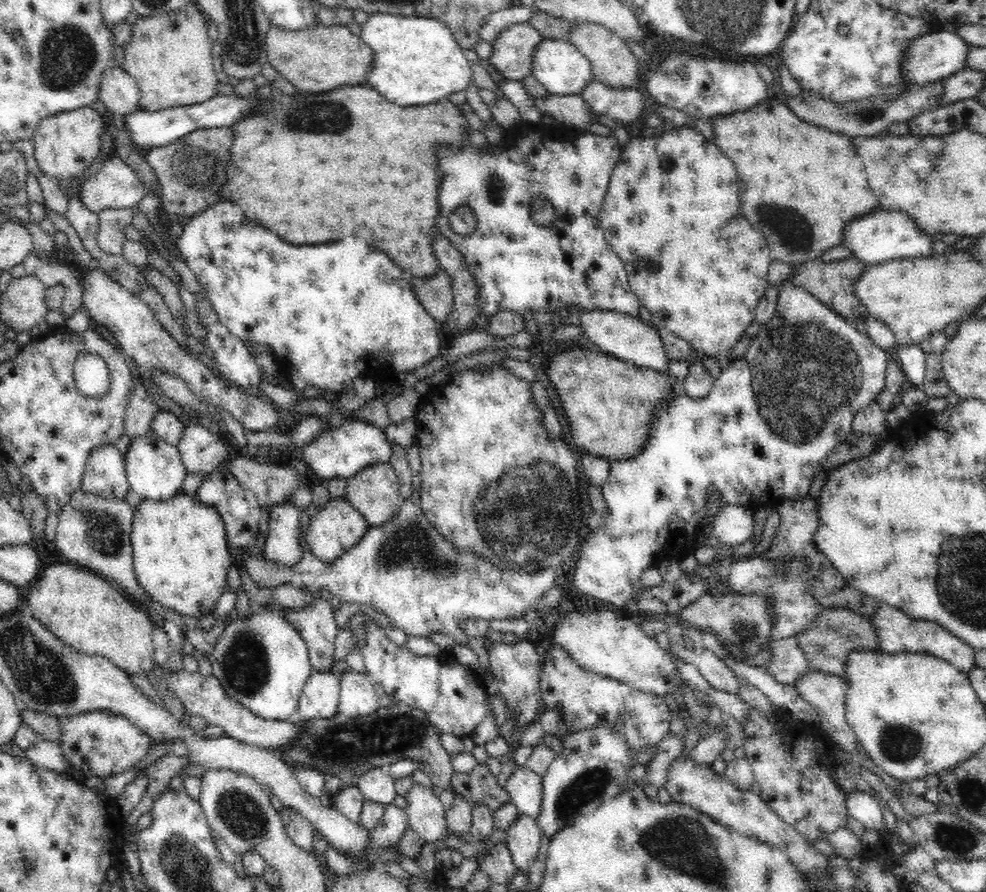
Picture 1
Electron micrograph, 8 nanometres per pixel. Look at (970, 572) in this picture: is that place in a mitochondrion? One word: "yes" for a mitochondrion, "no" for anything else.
yes

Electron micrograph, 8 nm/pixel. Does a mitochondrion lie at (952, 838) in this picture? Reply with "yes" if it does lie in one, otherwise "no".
yes

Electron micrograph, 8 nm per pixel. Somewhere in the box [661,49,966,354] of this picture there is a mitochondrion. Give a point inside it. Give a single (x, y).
(790, 229)

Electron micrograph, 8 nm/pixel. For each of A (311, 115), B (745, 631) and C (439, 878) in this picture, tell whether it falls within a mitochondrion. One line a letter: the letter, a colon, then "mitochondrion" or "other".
A: mitochondrion
B: mitochondrion
C: other

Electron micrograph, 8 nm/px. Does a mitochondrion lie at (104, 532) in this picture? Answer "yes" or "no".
yes

